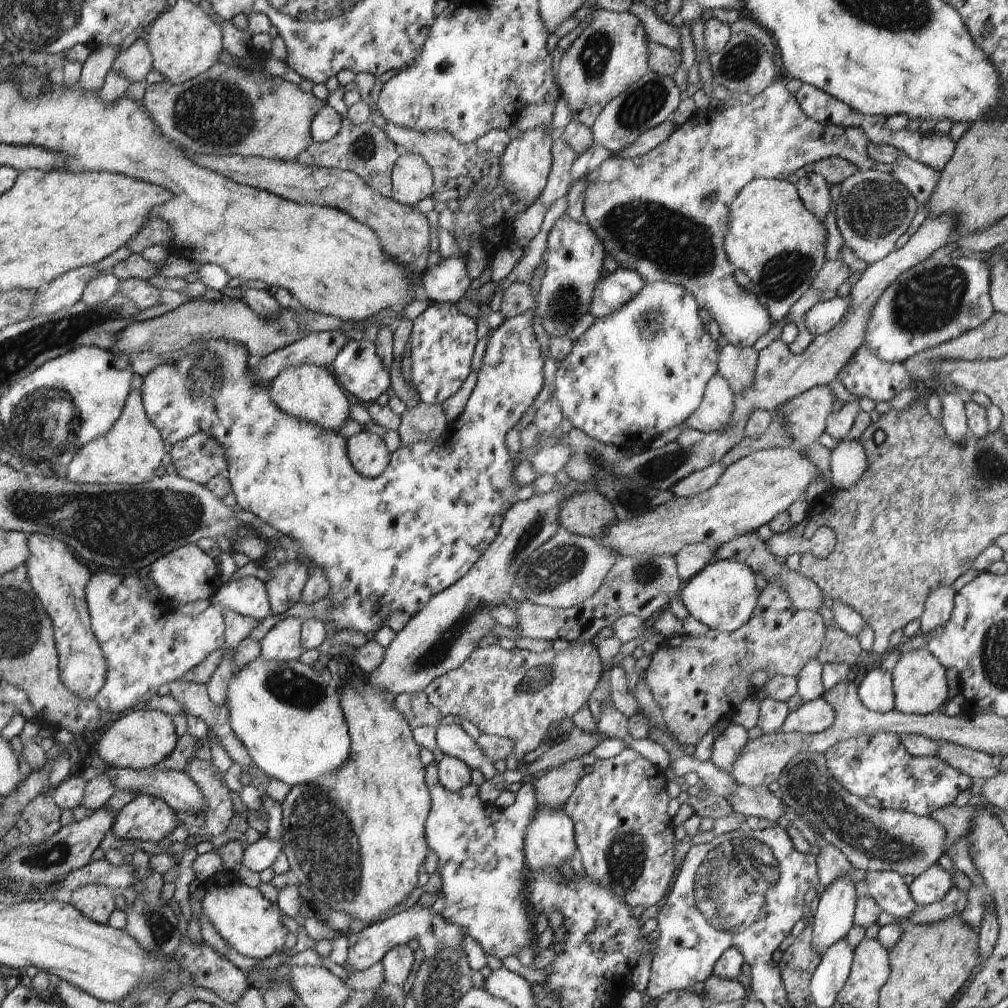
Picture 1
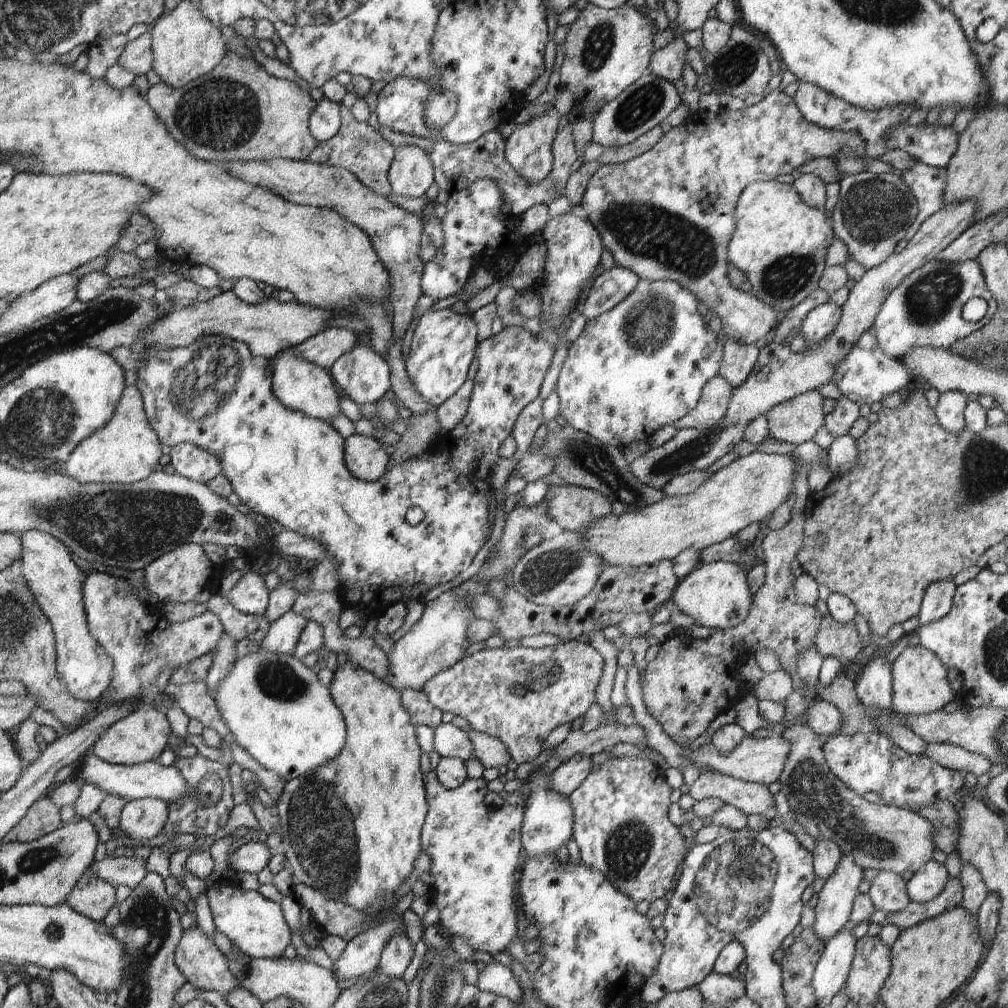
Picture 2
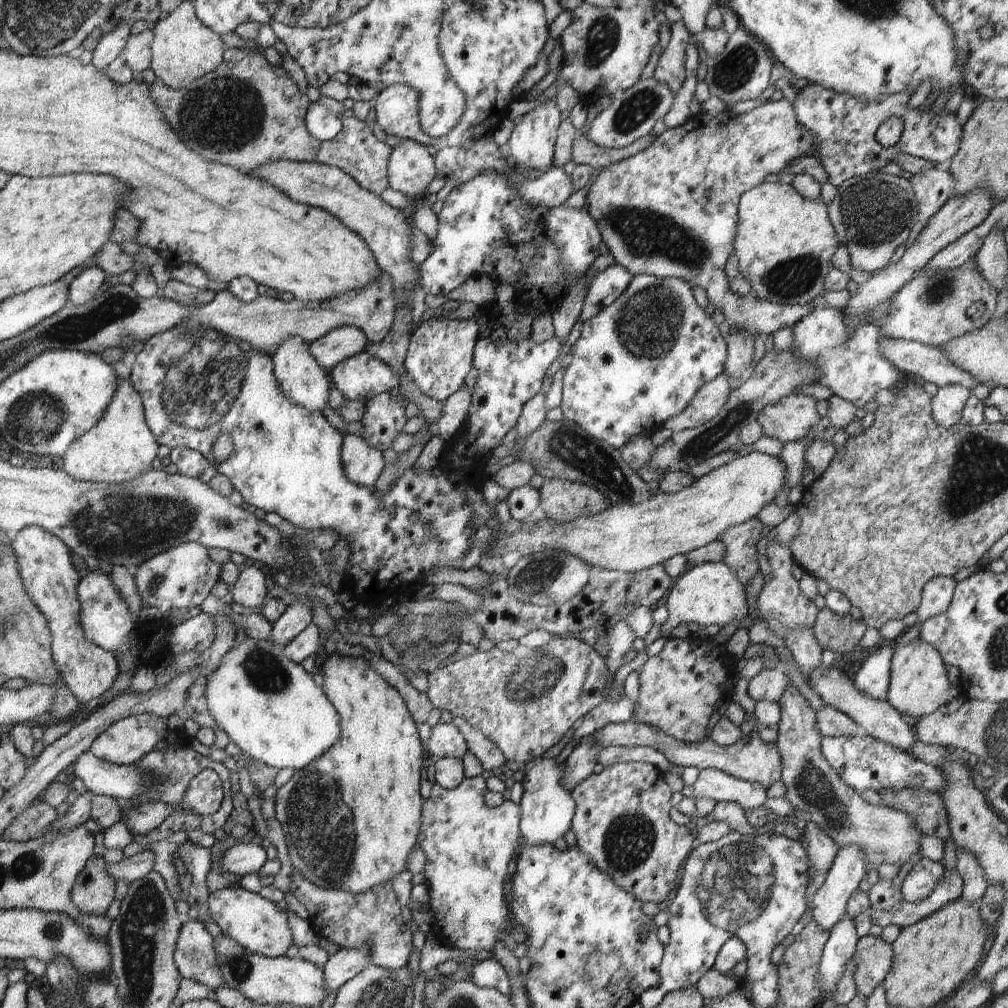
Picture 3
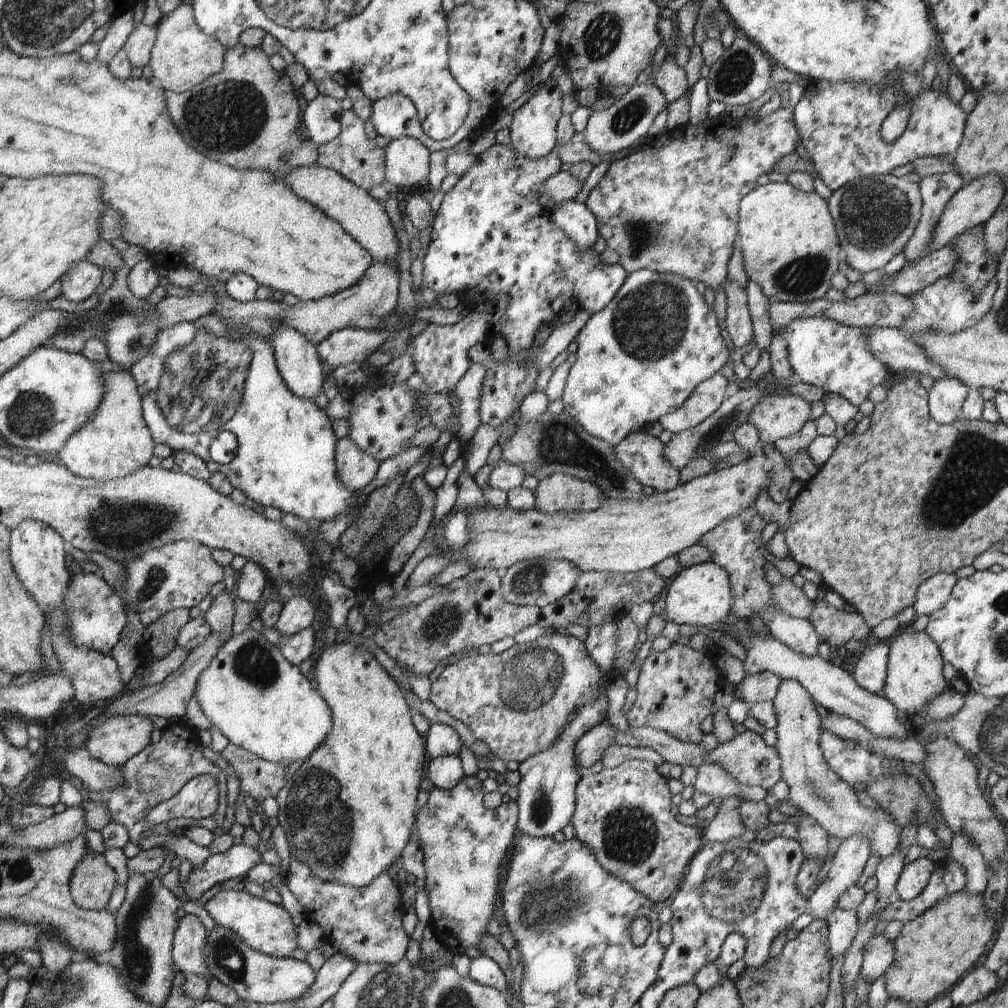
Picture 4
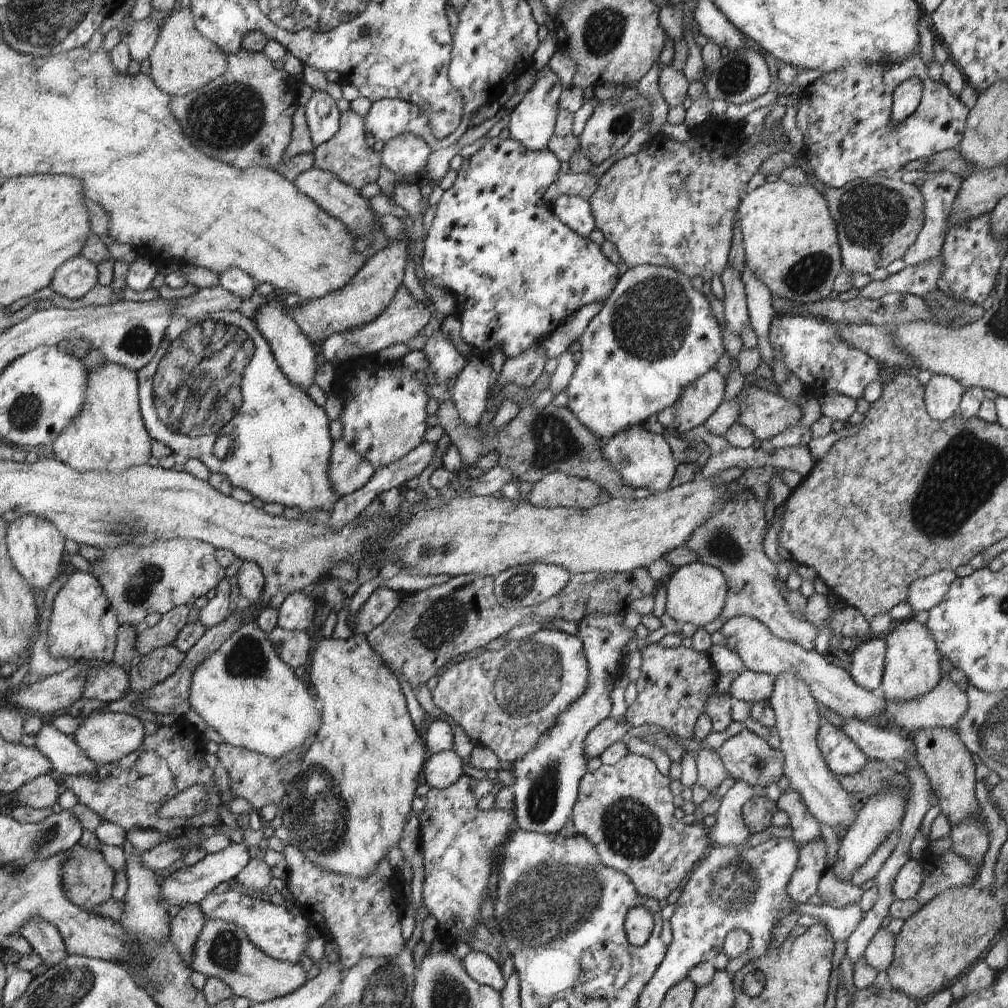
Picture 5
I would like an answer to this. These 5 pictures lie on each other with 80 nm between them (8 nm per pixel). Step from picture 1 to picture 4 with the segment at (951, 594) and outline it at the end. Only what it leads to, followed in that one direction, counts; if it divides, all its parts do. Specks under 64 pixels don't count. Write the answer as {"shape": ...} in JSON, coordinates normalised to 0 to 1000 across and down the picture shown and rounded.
{"shape":[[[935,567],[913,579],[906,601],[910,610],[923,612],[927,607],[931,607],[938,599],[948,577],[947,569]]]}

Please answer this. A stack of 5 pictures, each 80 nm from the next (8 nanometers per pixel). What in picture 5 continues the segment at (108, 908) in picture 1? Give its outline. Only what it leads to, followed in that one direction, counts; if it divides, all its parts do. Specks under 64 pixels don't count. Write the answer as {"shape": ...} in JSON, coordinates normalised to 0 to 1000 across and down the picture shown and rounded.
{"shape":[[[76,838],[65,845],[62,879],[69,894],[83,902],[95,901],[111,890],[115,867],[95,843]]]}

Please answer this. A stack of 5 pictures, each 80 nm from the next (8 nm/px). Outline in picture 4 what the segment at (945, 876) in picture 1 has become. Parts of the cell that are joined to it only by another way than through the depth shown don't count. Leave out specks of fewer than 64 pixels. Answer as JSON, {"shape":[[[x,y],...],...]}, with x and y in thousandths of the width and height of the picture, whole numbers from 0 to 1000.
{"shape":[[[918,849],[903,855],[898,861],[888,878],[888,890],[894,894],[903,894],[911,891],[915,883],[921,879],[925,871],[925,865],[929,865],[929,856]]]}

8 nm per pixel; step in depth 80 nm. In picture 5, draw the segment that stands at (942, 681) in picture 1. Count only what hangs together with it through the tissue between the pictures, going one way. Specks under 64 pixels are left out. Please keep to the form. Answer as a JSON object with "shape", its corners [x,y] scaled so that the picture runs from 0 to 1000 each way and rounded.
{"shape":[[[905,612],[890,617],[884,626],[876,630],[879,637],[877,671],[875,673],[876,691],[883,696],[899,696],[927,685],[934,675],[934,649],[927,633],[918,620]]]}

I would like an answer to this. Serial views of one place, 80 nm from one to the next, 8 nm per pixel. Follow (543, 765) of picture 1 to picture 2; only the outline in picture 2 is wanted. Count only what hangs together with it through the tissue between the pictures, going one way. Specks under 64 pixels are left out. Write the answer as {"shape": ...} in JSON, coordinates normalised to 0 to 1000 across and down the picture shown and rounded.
{"shape":[[[615,717],[597,719],[593,723],[580,727],[573,723],[561,729],[551,740],[549,749],[554,749],[561,755],[570,748],[588,748],[606,744],[613,737],[639,738],[642,730],[634,719],[619,720]]]}

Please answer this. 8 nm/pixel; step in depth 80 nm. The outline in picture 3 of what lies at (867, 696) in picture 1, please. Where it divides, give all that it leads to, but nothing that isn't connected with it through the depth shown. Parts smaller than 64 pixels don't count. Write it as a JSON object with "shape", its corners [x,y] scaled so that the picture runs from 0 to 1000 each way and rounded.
{"shape":[[[878,638],[857,655],[849,669],[849,675],[846,676],[847,681],[855,688],[859,688],[867,694],[881,694],[886,647],[886,640]]]}

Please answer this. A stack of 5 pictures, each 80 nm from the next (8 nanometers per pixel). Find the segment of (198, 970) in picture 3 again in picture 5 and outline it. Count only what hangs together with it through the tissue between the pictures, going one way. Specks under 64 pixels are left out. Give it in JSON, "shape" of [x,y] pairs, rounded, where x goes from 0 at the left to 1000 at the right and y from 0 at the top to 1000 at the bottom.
{"shape":[[[183,897],[181,903],[170,911],[169,931],[177,946],[179,946],[183,956],[190,960],[190,948],[192,948],[192,937],[196,933],[196,928],[200,925],[203,917],[203,909],[198,901],[198,897]]]}

